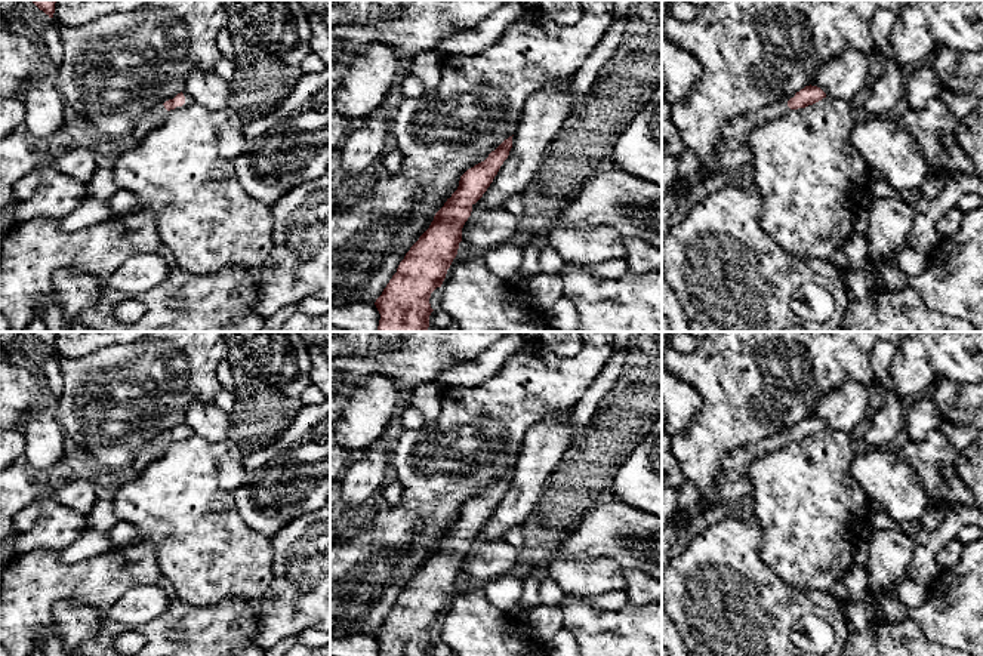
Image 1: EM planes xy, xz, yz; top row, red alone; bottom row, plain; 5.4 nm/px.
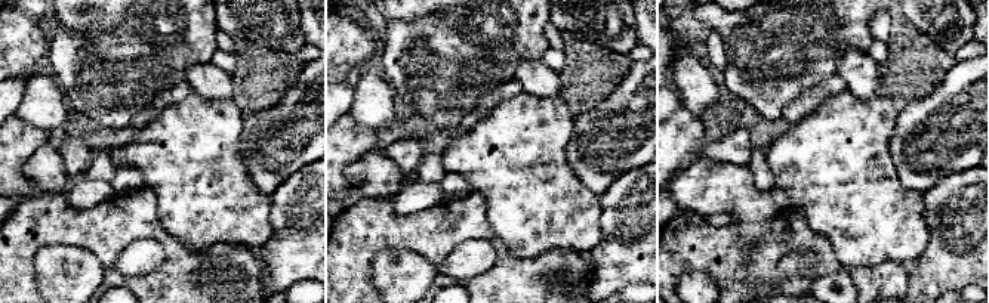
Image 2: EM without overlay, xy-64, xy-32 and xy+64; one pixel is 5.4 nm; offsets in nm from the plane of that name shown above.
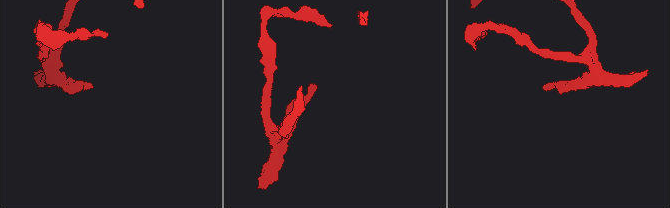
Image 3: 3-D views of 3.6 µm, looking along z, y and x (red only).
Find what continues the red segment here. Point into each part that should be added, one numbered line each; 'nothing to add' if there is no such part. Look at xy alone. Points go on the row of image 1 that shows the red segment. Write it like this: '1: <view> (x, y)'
1: xy (156, 116)

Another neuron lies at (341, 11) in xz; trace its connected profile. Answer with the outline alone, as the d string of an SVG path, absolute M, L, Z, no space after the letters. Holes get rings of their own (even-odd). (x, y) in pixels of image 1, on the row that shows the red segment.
M330 0L330 27L354 22L364 25L370 19L372 0Z

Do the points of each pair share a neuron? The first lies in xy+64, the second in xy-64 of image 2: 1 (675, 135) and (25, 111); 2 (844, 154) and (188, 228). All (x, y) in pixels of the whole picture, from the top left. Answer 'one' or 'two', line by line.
1: two
2: one

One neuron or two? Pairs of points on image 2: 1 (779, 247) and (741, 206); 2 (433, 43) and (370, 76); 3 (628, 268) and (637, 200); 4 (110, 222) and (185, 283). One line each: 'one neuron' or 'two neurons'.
1: two neurons
2: two neurons
3: one neuron
4: one neuron

